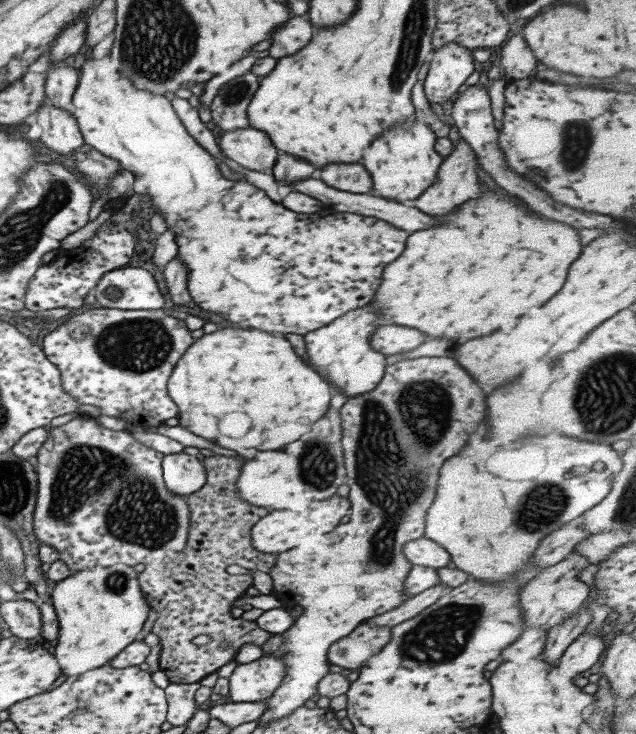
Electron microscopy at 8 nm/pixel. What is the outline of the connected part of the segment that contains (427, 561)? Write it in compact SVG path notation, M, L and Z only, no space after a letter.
M428 537L409 540L403 546L403 553L412 565L437 568L445 567L451 562L451 554L440 543Z

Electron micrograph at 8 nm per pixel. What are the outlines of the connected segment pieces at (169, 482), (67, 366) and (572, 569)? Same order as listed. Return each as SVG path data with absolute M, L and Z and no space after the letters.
M166 454L162 458L162 467L166 488L181 499L194 494L207 482L205 465L190 454Z
M92 308L72 317L46 334L42 348L48 360L60 371L62 388L80 404L100 408L102 415L123 418L138 427L164 424L168 418L179 414L177 404L170 398L167 382L179 358L192 344L190 330L178 316L158 310L120 310L115 308Z
M573 550L564 560L546 567L538 576L527 582L519 592L525 626L540 627L549 632L553 626L573 617L591 592L590 587L578 579L578 574L588 565L588 558Z

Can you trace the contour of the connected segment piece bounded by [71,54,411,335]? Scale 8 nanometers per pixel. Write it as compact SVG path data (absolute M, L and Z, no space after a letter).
M90 55L85 58L84 64L79 68L79 81L76 90L72 95L72 105L74 105L73 116L79 124L86 147L94 147L110 158L115 158L120 162L124 170L132 172L134 177L134 192L141 195L149 194L156 213L160 212L164 216L167 228L174 232L178 243L178 256L185 262L189 272L188 290L194 302L214 314L228 314L228 322L242 324L242 328L258 328L264 332L284 332L284 334L305 335L313 330L322 328L335 321L339 316L345 315L350 310L367 305L375 297L377 288L383 279L383 272L386 264L394 262L404 251L405 244L410 232L400 230L392 226L389 222L354 214L352 212L337 212L332 208L325 207L319 214L302 214L292 212L284 205L276 203L268 197L264 190L254 187L246 181L232 181L226 179L219 171L216 159L206 151L196 140L186 131L184 124L176 115L171 102L164 95L152 94L148 90L142 90L133 85L132 81L124 78L121 71L114 66L114 60L110 55L105 55L102 59L96 59Z

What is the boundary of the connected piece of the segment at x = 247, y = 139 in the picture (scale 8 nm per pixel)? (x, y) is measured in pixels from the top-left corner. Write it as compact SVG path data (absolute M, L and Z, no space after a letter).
M250 126L225 132L221 152L248 170L273 168L279 152L266 131Z

